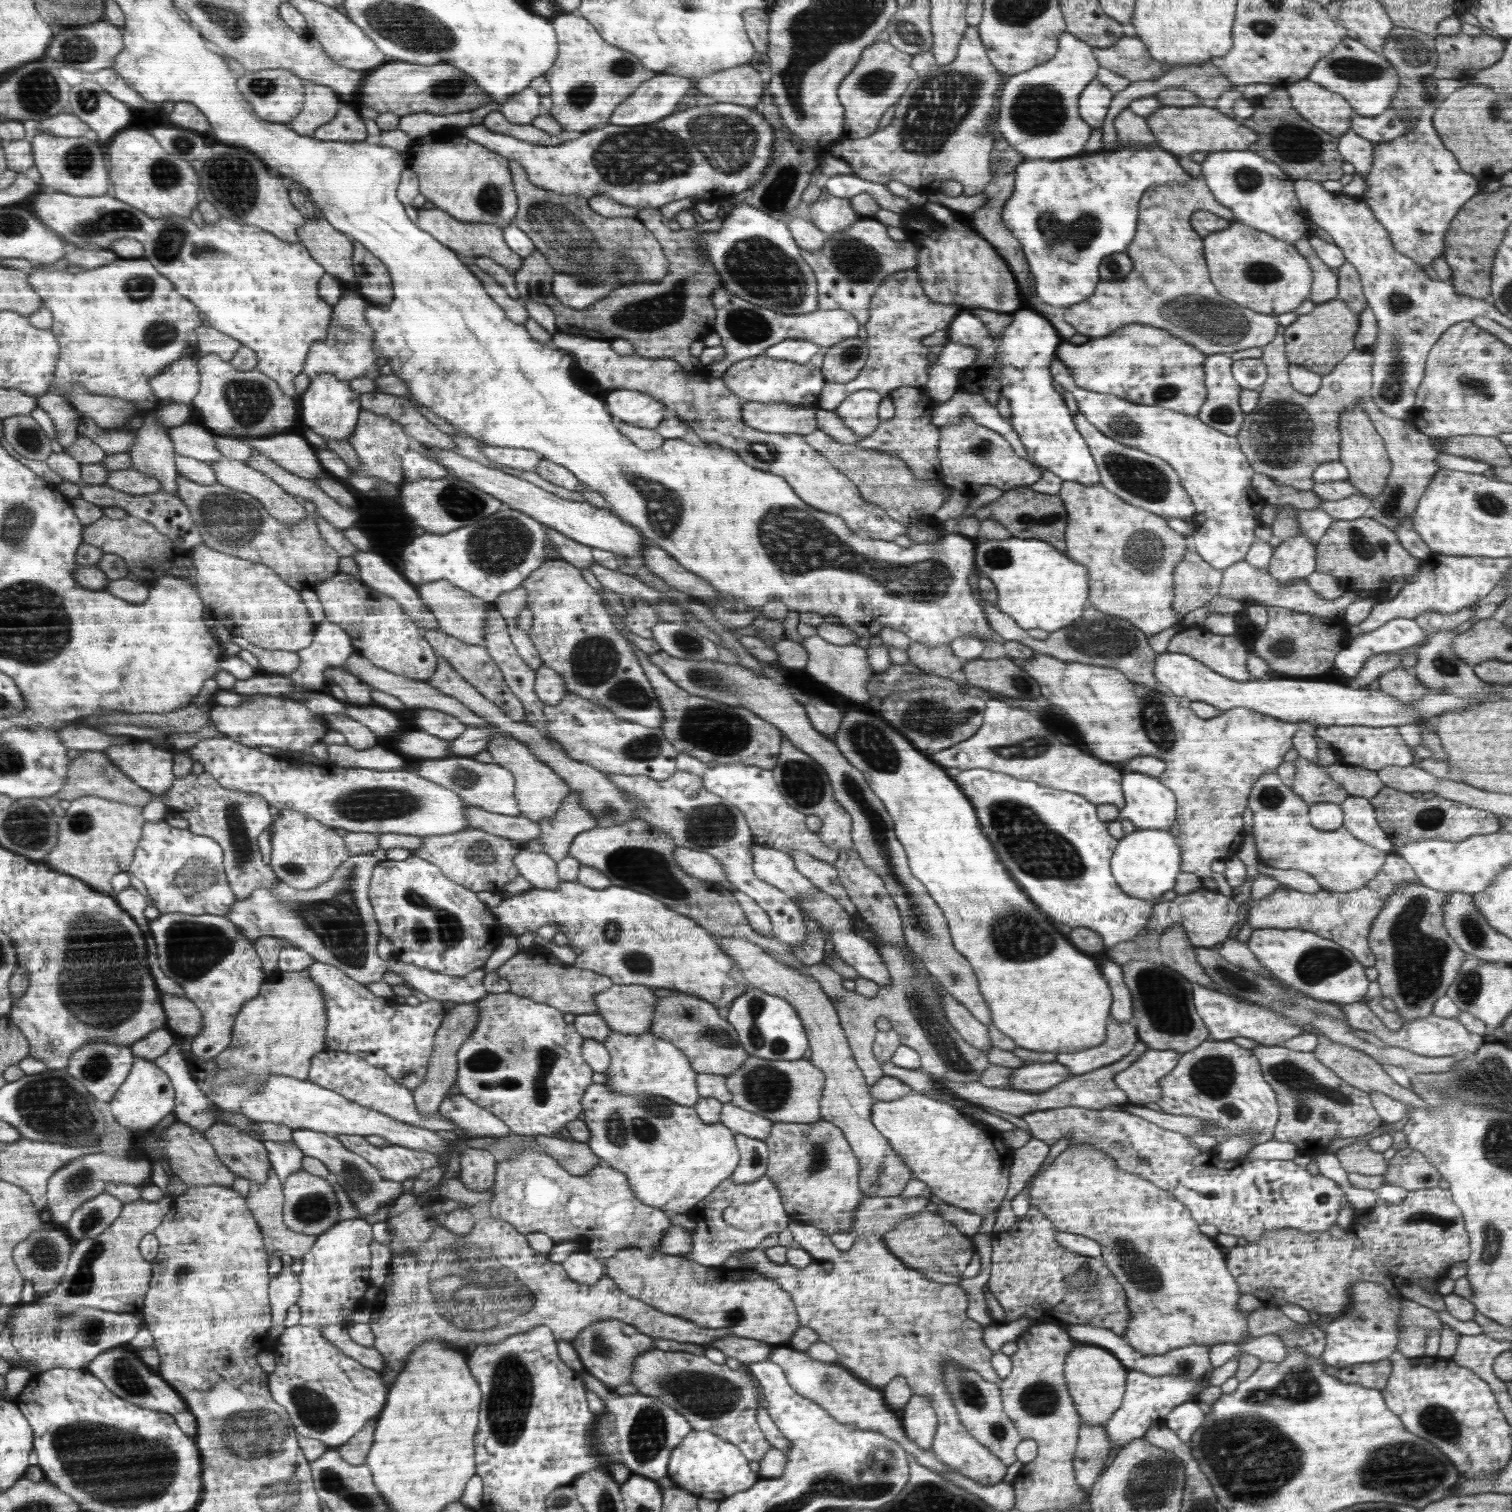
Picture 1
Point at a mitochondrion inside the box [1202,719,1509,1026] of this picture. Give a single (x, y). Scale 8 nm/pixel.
(1417, 957)

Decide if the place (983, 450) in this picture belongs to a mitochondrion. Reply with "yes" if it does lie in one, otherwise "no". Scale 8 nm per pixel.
yes

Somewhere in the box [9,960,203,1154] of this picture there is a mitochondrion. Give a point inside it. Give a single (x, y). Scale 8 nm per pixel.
(52, 1107)

